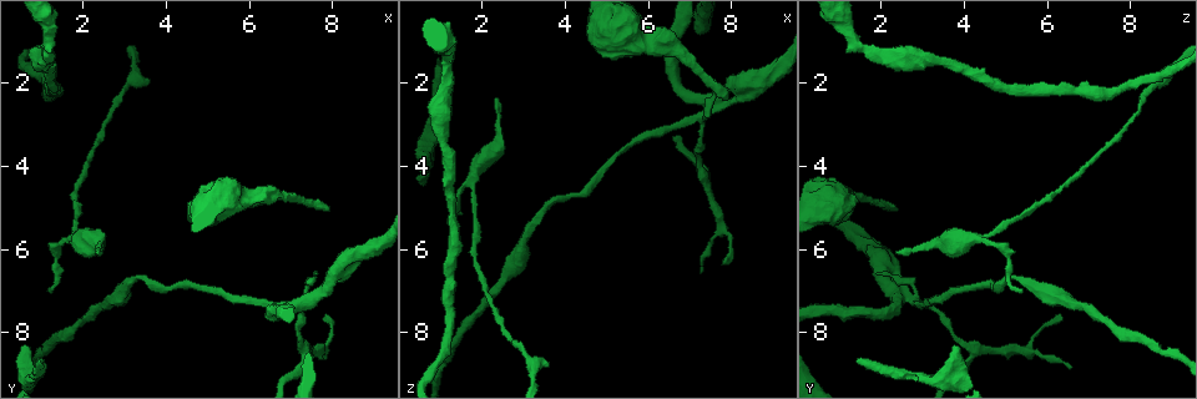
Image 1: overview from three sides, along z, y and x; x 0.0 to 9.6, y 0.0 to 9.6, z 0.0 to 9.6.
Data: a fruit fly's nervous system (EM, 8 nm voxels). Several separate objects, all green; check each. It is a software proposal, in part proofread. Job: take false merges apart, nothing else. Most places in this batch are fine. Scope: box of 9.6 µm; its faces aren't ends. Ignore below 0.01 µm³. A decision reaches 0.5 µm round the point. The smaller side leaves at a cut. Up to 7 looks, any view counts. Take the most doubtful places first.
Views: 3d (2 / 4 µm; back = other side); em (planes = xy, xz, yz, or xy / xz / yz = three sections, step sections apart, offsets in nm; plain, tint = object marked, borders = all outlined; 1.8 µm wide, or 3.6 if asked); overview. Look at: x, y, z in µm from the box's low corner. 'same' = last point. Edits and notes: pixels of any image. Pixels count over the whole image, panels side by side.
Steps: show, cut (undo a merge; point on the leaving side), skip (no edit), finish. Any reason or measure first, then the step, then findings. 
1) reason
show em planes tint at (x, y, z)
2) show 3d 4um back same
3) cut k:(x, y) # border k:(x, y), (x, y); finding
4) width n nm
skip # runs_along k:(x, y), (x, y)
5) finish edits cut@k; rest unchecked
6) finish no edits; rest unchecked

narrows sharply
show em xz step 4 tint at (0.95, 8.95, 2.70)

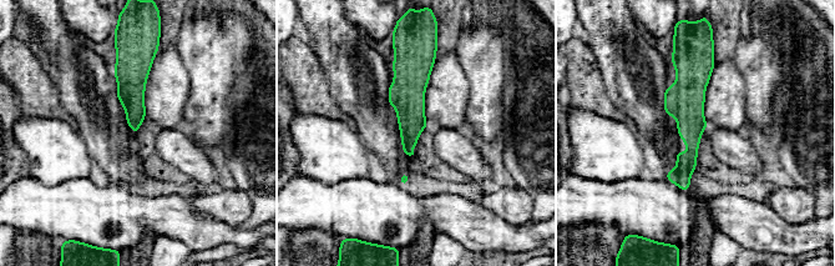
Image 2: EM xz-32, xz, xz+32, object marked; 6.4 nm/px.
cut it another way
show em planes tint same

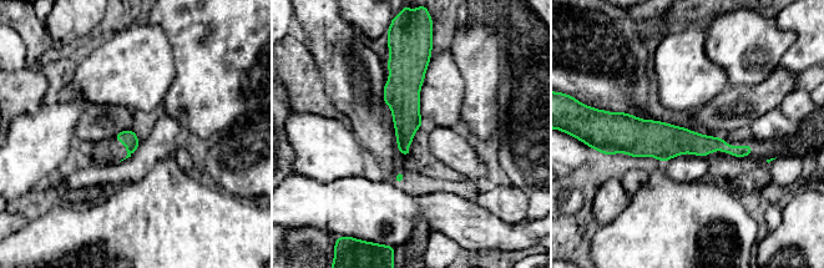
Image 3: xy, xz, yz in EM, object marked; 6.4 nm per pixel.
skip # continuous, no second cell

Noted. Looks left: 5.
small branch off a trunk
show 3d 4um at (1.80, 5.80, 4.25)

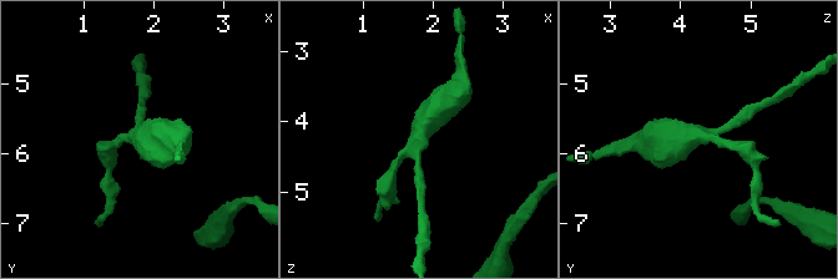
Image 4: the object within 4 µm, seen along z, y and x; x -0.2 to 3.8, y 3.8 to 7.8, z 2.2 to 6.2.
arms 3; need the tissue
show em xy step 8 tint at (1.80, 5.75, 4.30)

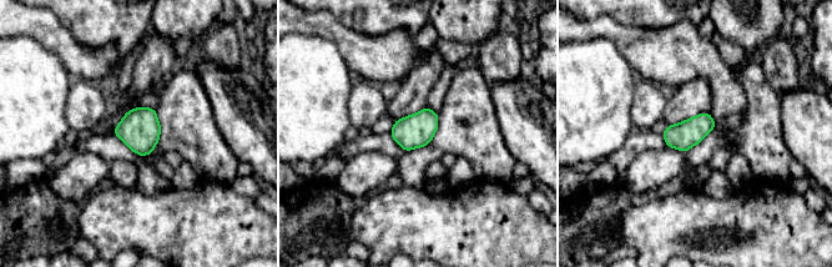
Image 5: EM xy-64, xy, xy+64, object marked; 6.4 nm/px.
skip # all the same cell

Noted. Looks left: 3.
calibre changes
show em 3.6um yz step 16 tint at (5.65, 4.80, 0.90)

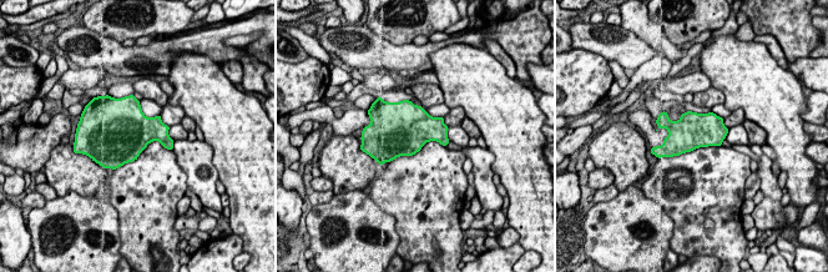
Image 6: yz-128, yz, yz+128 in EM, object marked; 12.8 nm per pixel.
show em 3.6um planes borders same

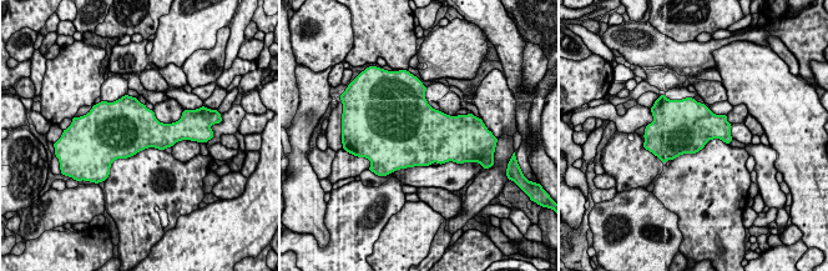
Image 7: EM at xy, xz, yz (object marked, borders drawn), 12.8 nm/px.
skip # one cell here

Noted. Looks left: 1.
finish no edits; rest unchecked

